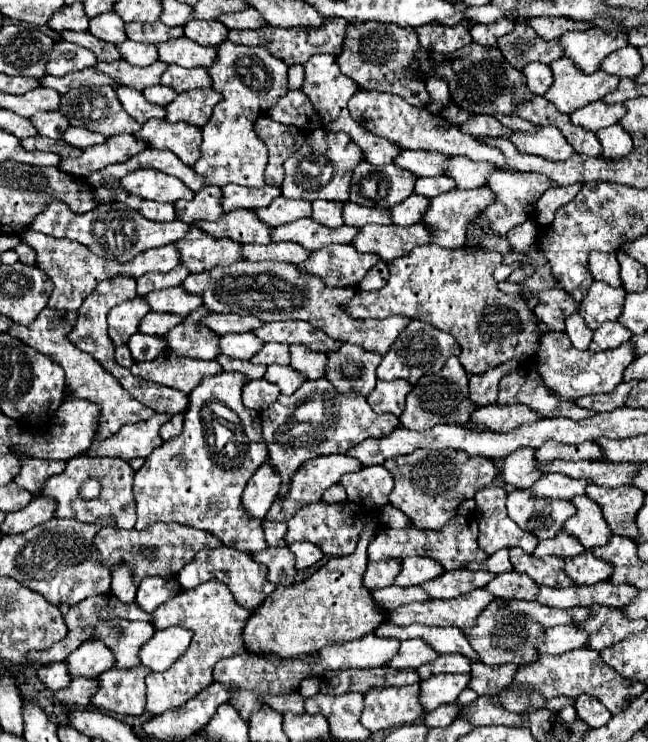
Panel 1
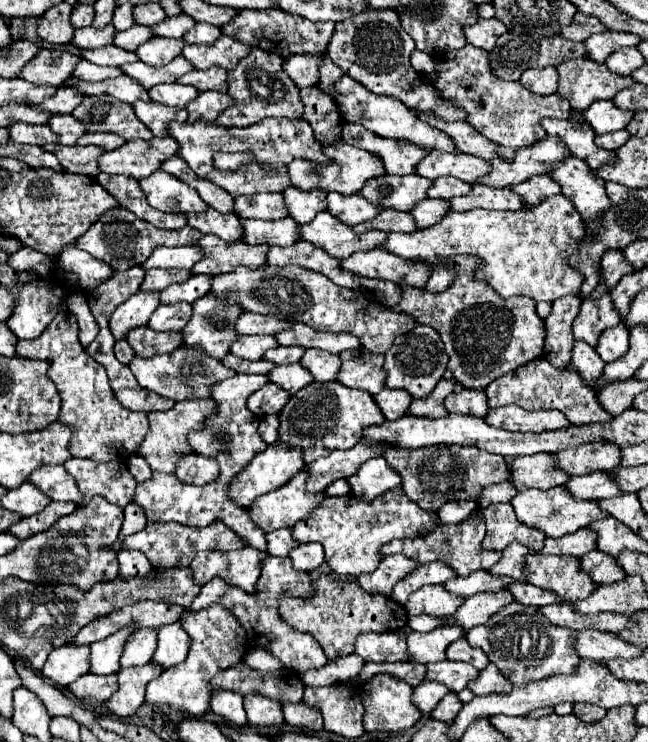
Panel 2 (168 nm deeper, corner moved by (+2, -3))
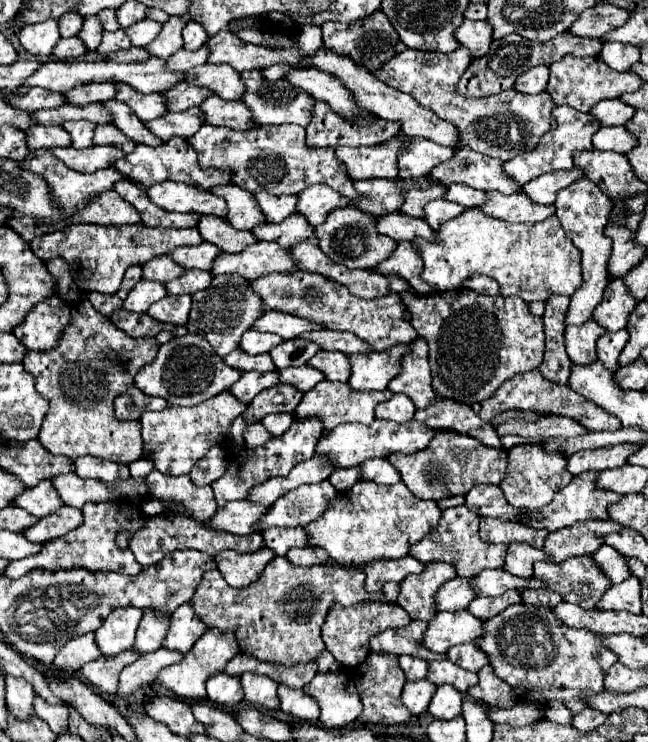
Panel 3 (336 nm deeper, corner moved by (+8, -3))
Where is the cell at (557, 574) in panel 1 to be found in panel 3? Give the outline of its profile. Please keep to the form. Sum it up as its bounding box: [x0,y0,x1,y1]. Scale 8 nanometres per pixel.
[535,556,611,610]

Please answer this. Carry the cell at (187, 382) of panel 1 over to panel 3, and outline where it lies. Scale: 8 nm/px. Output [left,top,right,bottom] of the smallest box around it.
[135,332,241,406]

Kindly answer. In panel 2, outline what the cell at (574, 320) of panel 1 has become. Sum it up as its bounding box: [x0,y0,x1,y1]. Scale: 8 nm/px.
[571,340,605,388]

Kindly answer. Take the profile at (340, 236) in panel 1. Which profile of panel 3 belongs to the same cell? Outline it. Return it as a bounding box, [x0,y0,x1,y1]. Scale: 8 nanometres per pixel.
[315,206,397,268]

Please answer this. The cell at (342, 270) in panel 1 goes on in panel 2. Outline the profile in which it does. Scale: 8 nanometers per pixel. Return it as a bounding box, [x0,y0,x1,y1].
[341,248,429,286]

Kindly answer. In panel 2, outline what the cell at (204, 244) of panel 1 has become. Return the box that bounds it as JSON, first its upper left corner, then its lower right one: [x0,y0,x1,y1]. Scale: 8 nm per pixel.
[191,234,269,276]

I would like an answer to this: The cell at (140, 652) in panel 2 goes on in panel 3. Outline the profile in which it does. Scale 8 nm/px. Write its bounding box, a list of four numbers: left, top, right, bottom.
[135,612,169,652]

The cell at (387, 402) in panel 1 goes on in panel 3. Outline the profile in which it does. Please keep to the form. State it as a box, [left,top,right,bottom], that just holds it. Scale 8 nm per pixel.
[375,394,417,422]

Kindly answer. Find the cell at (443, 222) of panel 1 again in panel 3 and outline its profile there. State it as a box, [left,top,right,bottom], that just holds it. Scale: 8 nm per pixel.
[483,192,555,222]

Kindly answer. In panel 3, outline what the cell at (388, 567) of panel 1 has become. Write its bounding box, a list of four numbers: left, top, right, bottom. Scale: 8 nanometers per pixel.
[365,556,425,592]

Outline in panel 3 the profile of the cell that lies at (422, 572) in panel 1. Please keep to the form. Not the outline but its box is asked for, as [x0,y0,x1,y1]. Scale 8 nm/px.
[397,562,457,622]

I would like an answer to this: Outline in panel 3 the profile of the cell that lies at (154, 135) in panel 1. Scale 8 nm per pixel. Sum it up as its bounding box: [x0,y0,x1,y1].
[189,124,359,200]

